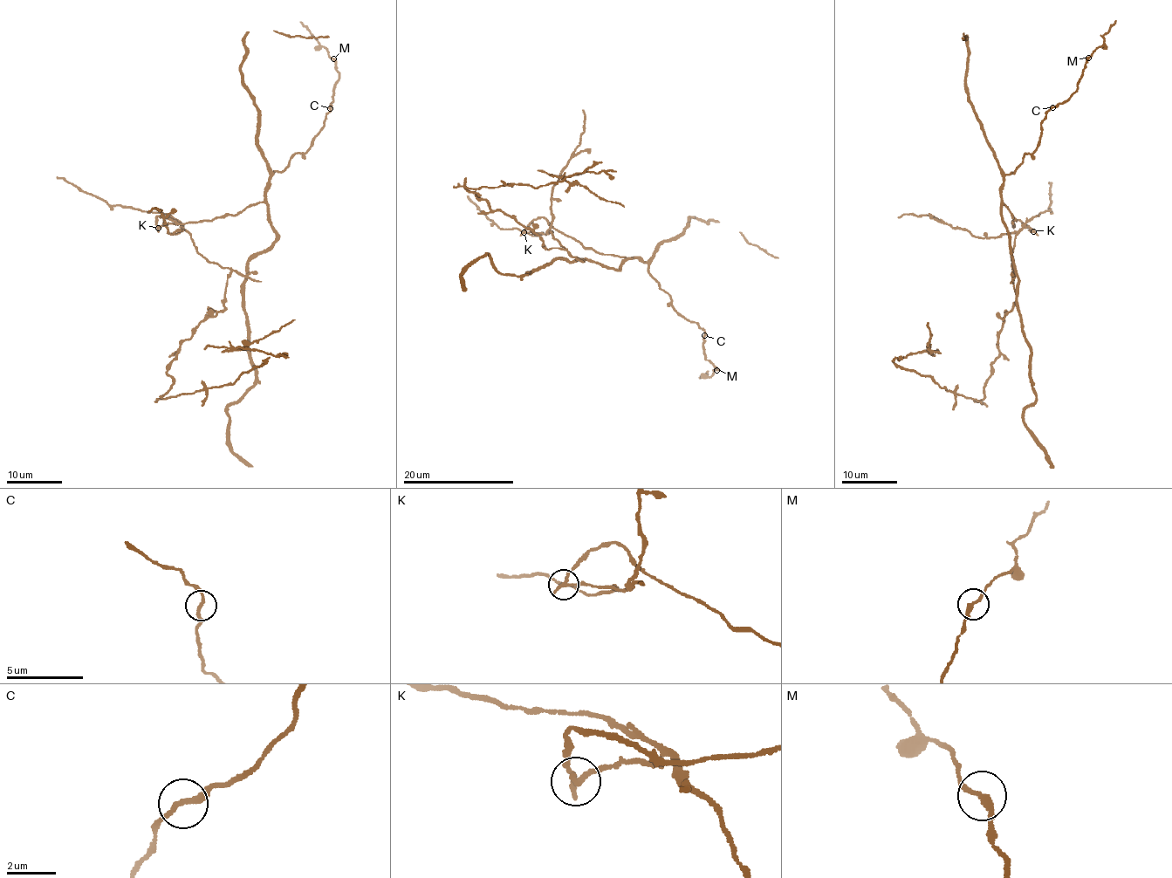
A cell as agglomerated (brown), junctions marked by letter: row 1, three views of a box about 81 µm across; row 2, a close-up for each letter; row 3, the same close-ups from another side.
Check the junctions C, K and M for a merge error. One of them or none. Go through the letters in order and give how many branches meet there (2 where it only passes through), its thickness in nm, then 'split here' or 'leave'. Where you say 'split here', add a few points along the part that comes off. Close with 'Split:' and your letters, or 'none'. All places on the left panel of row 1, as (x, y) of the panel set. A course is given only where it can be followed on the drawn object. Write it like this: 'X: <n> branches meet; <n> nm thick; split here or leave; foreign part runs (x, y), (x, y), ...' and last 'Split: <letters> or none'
C: 2 branches meet; 200 nm thick; leave
K: 2 branches meet; 200 nm thick; split here; foreign part runs (159, 228), (180, 222), (231, 270), (162, 399), (233, 384), (272, 355), (234, 349), (294, 320)
M: 2 branches meet; 220 nm thick; leave
Split: K

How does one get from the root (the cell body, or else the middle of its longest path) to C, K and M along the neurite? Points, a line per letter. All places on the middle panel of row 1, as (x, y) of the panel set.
C: (552, 231), (526, 232), (525, 229), (545, 217), (586, 247), (645, 261), (677, 312), (697, 323), (704, 335)
K: (552, 231), (524, 232)
M: (552, 231), (525, 229), (545, 217), (586, 247), (645, 261), (677, 312), (703, 332), (704, 358), (716, 370)

